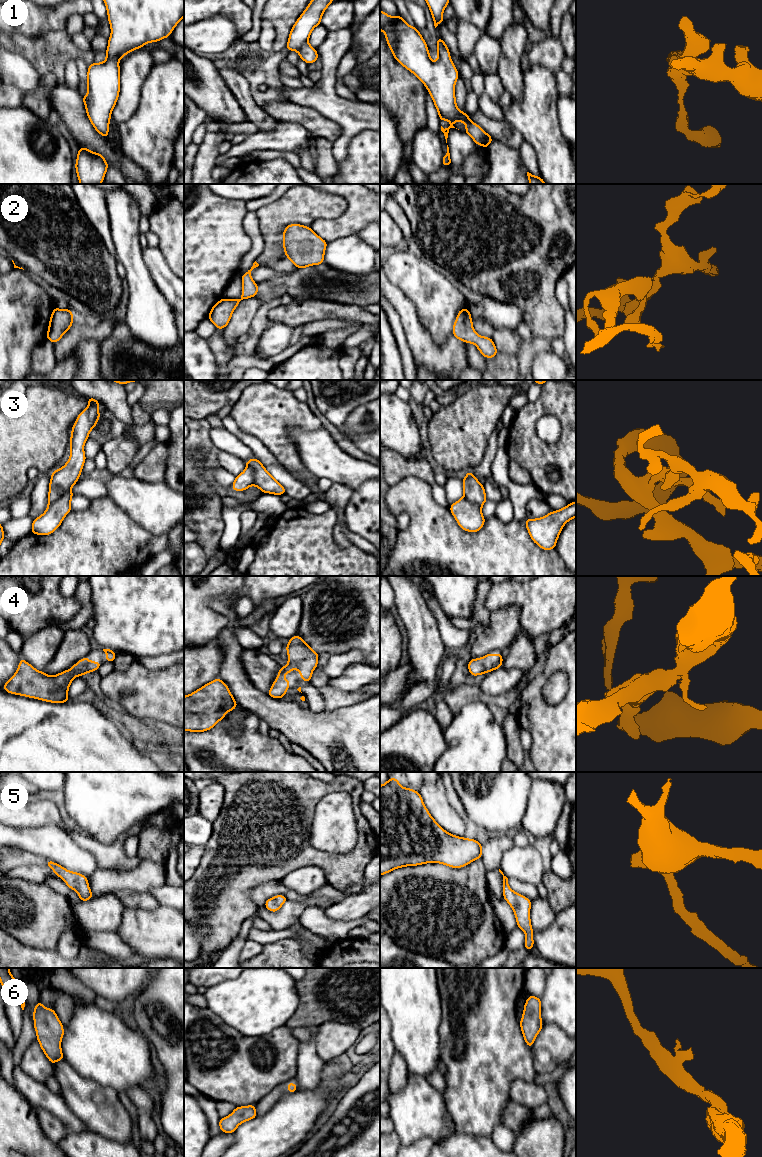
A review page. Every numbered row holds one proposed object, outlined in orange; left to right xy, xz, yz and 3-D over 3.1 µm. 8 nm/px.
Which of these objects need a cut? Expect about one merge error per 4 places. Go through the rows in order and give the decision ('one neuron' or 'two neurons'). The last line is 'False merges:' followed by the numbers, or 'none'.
1: one neuron
2: one neuron
3: one neuron
4: one neuron
5: one neuron
6: one neuron
False merges: none

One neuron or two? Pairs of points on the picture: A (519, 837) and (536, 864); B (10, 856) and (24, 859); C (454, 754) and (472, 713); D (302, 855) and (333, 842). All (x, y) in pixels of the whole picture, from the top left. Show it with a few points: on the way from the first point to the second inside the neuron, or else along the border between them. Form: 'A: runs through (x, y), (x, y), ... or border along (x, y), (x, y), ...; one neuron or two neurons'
A: border along (514, 844), (520, 847), (528, 845); two neurons
B: runs through (13, 857), (21, 857); one neuron
C: runs through (464, 744), (472, 736), (472, 723); one neuron
D: border along (310, 827), (310, 843), (315, 848), (340, 854); two neurons

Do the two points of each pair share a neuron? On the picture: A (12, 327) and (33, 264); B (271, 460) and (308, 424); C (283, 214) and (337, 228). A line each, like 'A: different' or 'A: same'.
A: different
B: different
C: different

